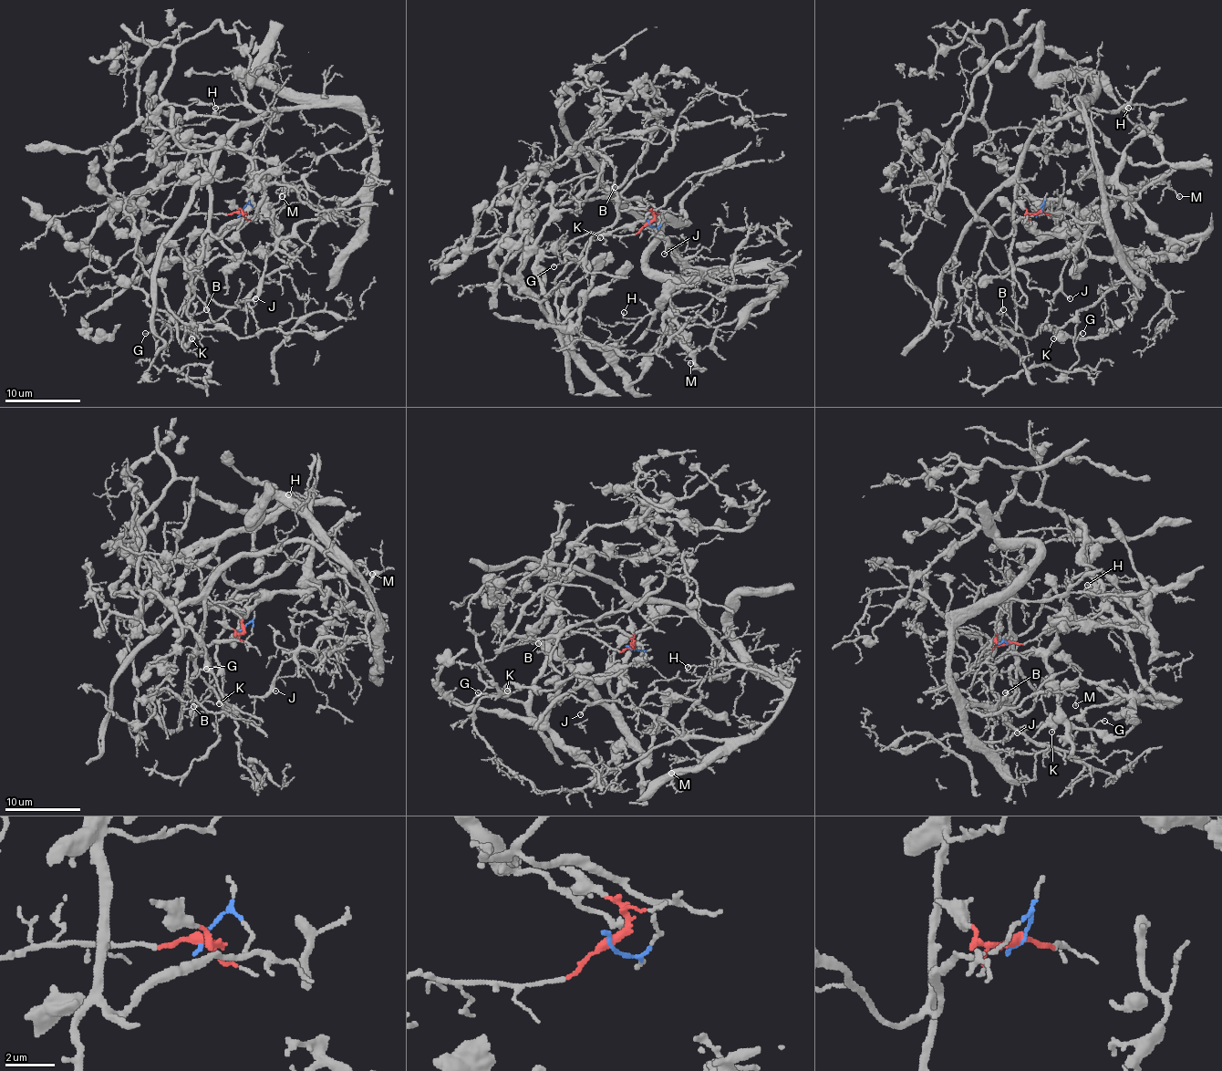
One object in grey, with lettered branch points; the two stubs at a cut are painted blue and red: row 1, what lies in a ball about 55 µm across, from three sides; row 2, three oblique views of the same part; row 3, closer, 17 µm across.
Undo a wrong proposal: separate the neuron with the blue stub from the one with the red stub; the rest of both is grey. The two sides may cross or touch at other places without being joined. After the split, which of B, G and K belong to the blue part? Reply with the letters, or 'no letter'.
B

